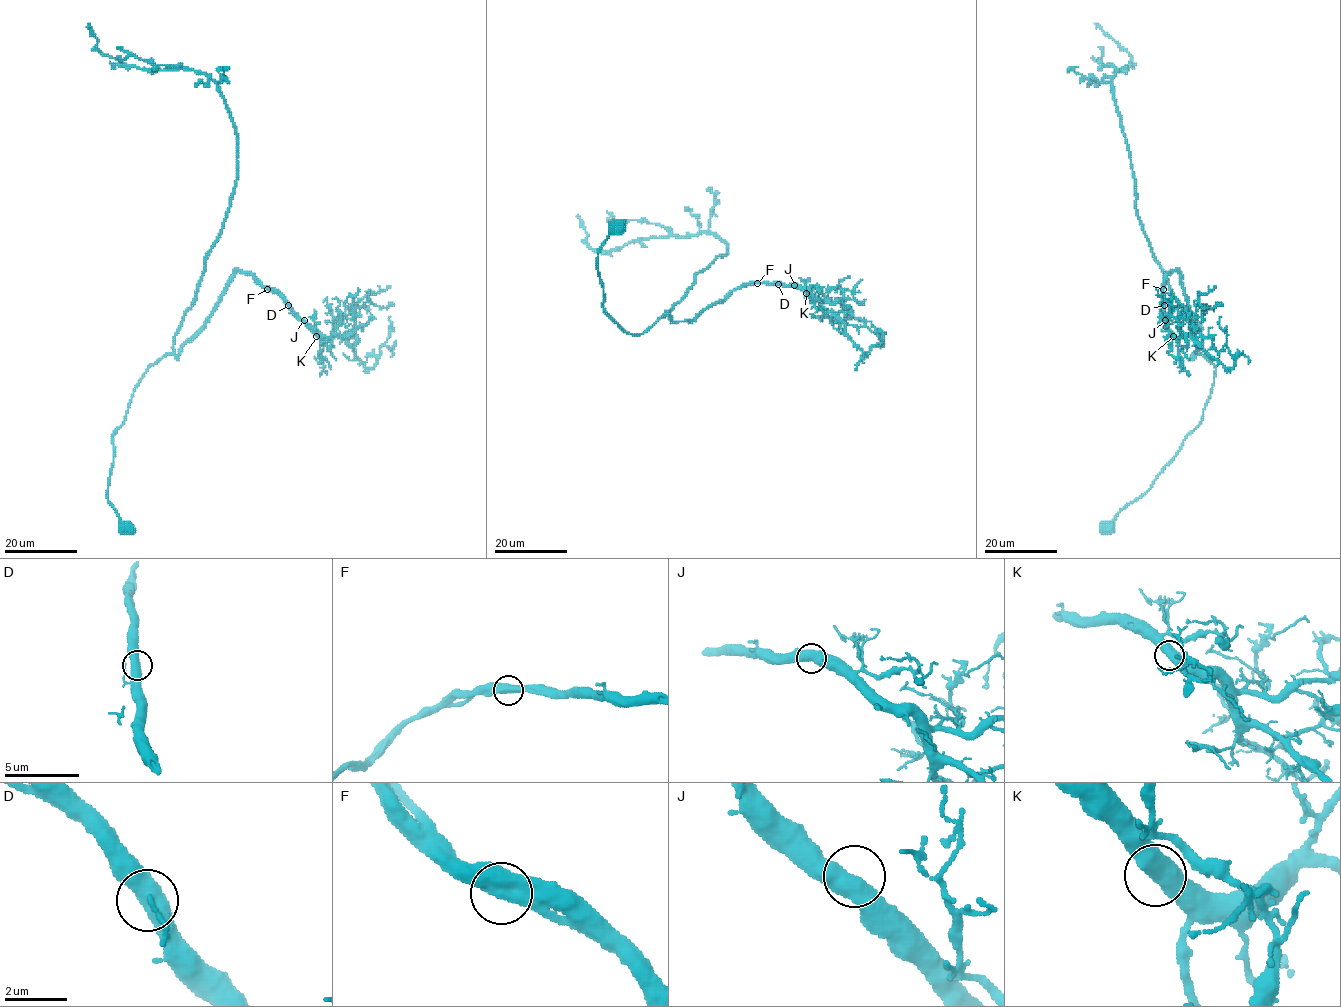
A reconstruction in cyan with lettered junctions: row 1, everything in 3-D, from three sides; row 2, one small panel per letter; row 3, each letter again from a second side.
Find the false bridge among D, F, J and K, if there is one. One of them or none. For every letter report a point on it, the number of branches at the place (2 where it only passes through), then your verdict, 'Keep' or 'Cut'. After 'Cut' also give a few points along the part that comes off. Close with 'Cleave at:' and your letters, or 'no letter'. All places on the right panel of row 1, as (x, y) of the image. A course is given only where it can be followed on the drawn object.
D: Place: (1164, 305). Branches: 2. Keep
F: Place: (1163, 289). Branches: 2. Keep
J: Place: (1165, 320). Branches: 2. Keep
K: Place: (1173, 336). Branches: 2. Keep
Cleave at: no letter

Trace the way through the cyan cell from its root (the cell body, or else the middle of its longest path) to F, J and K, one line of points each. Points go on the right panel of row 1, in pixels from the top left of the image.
F: (1106, 527), (1199, 424), (1214, 381), (1215, 367), (1192, 354), (1202, 326), (1182, 276), (1171, 271), (1163, 289)
J: (1106, 527), (1199, 424), (1214, 381), (1215, 367), (1192, 354), (1202, 326), (1175, 271), (1164, 278), (1165, 320)
K: (1106, 527), (1199, 424), (1214, 381), (1215, 367), (1192, 354), (1202, 326), (1171, 271), (1163, 295), (1173, 336)

